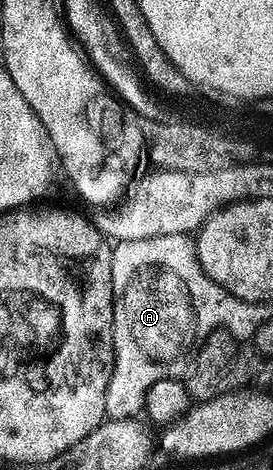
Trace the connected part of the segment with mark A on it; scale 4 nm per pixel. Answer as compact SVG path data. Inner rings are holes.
M160 235L138 241L124 239L113 244L110 256L112 257L112 293L114 294L114 368L108 381L108 393L104 397L104 409L106 419L133 419L143 414L148 389L152 389L156 381L175 378L179 374L177 372L178 359L184 358L186 354L189 356L195 350L196 344L205 339L207 335L213 335L219 329L225 328L222 326L233 315L238 315L244 310L244 304L235 295L228 293L220 285L216 285L216 281L207 277L202 266L198 264L198 249L195 240L190 235Z

